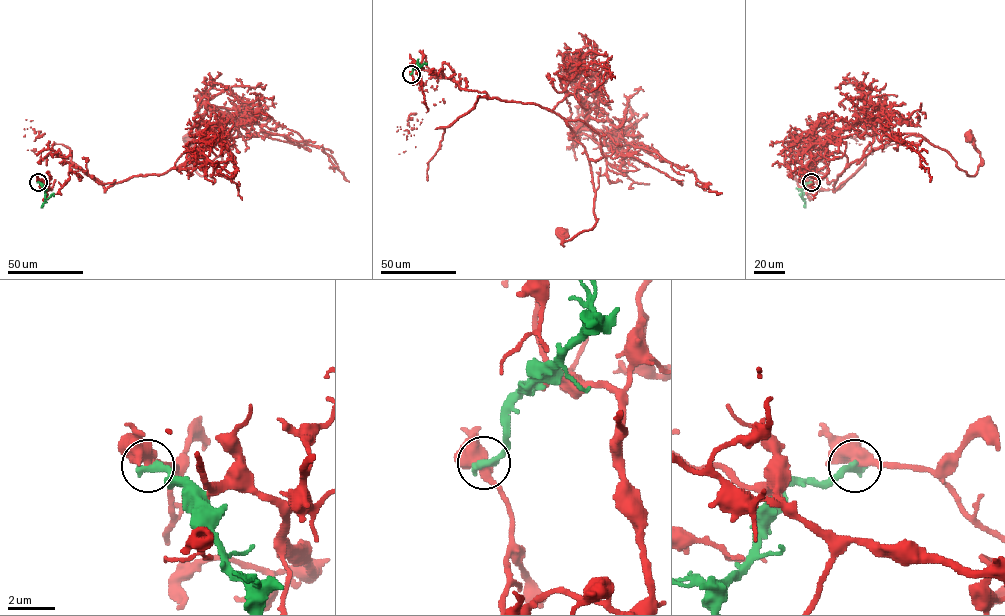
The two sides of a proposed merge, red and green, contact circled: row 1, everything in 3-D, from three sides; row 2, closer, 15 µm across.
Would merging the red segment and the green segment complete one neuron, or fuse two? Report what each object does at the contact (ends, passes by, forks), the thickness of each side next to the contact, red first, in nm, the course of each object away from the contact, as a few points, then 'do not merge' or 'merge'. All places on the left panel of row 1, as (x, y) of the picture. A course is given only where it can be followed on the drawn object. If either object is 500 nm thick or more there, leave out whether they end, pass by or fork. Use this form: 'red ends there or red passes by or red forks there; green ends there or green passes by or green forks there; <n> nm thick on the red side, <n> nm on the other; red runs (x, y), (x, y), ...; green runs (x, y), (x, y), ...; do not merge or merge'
550 nm thick on the red side, 380 nm on the other; red runs (38, 182), (162, 174), (201, 134), (223, 169), (200, 176), (190, 137); green runs (38, 182), (45, 193), (42, 208); do not merge

